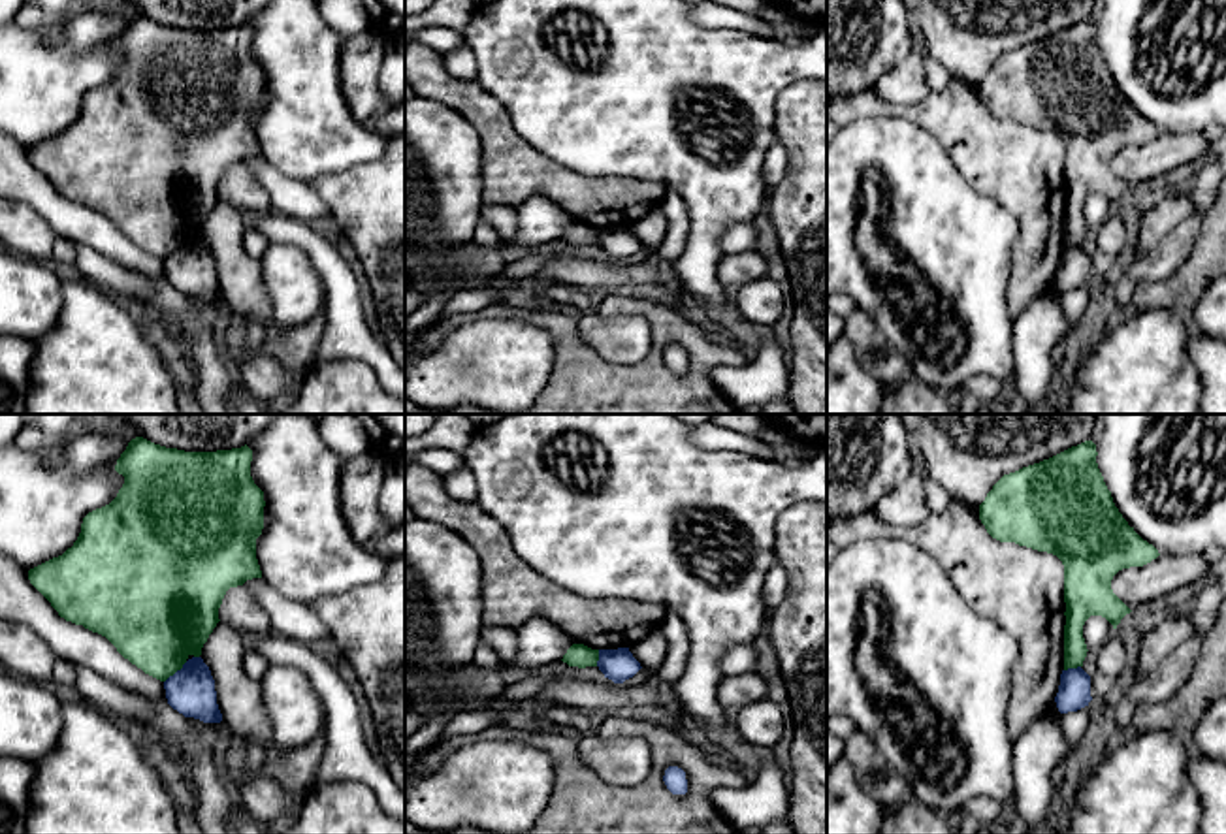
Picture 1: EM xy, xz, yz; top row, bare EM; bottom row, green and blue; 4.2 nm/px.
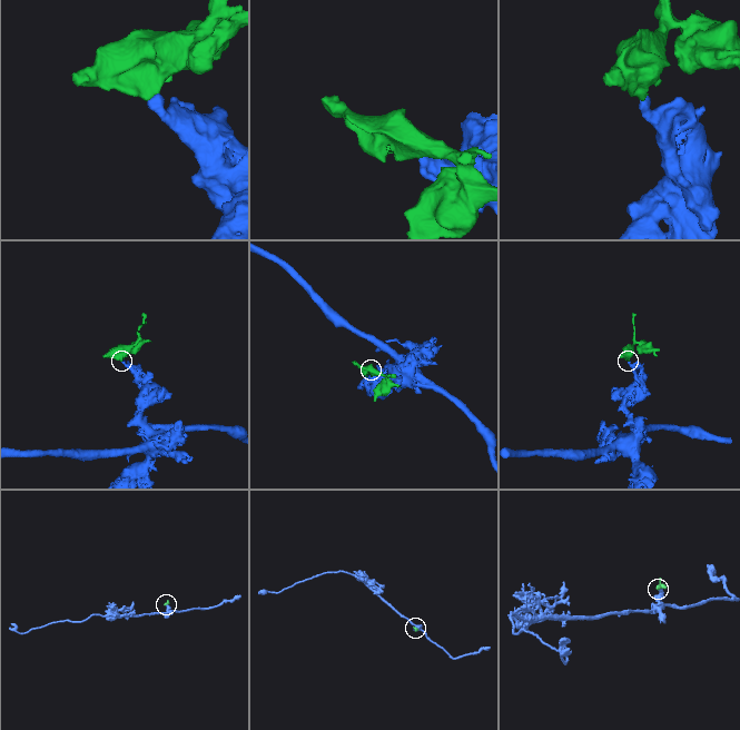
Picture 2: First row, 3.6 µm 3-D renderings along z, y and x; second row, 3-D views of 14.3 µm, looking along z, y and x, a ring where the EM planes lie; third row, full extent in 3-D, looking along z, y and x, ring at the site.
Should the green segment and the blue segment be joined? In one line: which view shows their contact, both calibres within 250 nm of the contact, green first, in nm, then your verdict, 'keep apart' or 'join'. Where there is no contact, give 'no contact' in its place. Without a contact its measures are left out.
xy | 440/200 nm | keep apart

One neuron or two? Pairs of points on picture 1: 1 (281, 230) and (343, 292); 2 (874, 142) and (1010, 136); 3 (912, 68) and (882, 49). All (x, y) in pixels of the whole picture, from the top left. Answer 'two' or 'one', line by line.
1: one
2: two
3: two

